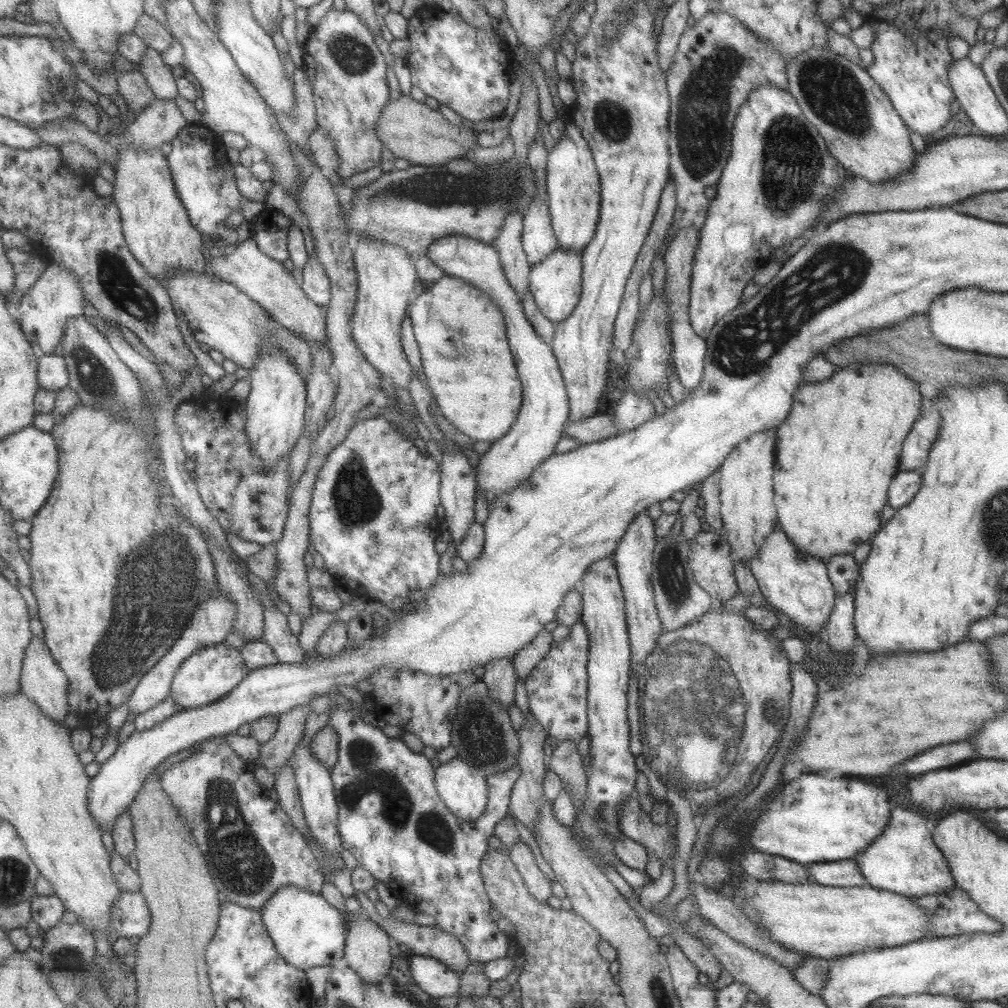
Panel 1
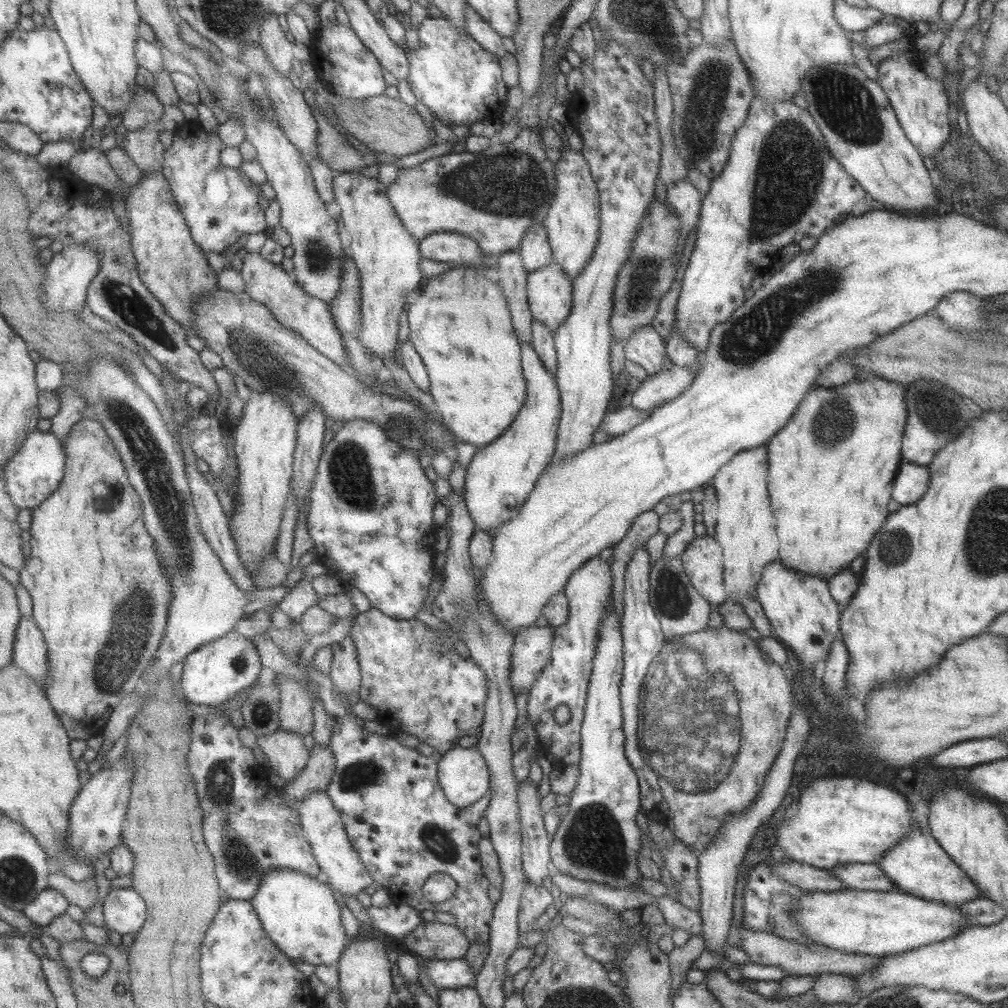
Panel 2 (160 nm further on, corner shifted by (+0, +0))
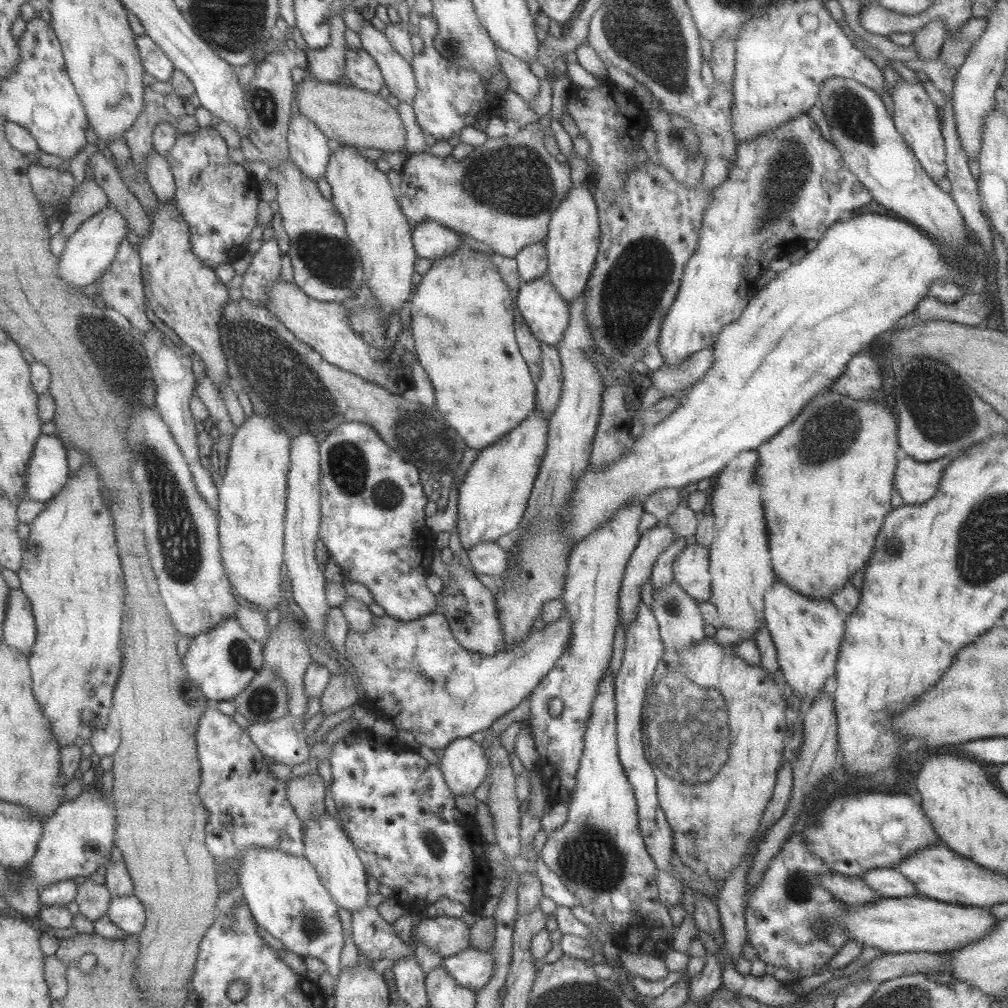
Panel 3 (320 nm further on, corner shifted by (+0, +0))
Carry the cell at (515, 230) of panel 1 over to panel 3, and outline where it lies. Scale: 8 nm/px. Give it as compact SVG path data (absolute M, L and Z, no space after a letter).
M513 298L513 328L514 336L518 345L518 350L527 364L528 370L533 379L539 378L541 375L541 350L539 350L539 342L531 335L529 327L519 311Z

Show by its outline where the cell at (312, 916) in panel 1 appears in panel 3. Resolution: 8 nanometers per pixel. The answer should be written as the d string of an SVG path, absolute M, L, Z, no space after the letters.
M253 848L241 858L240 888L260 927L279 939L301 958L317 957L328 966L333 976L332 995L343 973L341 957L346 945L339 905L320 879L317 868L306 857L293 856L283 850Z

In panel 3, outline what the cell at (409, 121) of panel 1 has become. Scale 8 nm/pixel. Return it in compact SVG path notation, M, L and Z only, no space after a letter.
M311 73L306 74L303 81L296 84L294 93L299 113L309 117L333 143L354 145L361 149L376 148L389 152L405 149L405 126L397 112L397 107L393 107L387 99L383 99L379 94L355 88L346 82L326 83L317 80Z

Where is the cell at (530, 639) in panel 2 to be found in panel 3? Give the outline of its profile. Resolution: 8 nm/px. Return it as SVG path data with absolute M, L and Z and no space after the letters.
M563 606L563 610L557 620L546 623L541 630L537 630L532 627L529 634L522 640L522 642L518 642L516 646L506 648L505 651L501 650L491 656L481 654L480 652L471 652L468 648L461 646L460 643L457 642L455 635L452 633L452 629L448 625L447 619L439 612L426 614L424 617L419 617L410 621L404 621L385 614L383 616L376 617L375 626L373 627L373 630L370 630L369 632L357 632L355 630L350 630L346 642L346 649L348 657L356 666L356 672L359 676L361 689L365 692L365 697L369 698L369 700L371 700L371 704L374 706L375 716L377 718L383 717L385 719L389 719L393 722L393 724L396 724L397 728L410 732L414 736L414 740L419 745L427 746L427 748L430 749L444 749L447 745L451 744L453 740L469 737L473 734L473 732L479 732L489 728L490 724L496 718L505 715L509 709L517 706L517 704L521 702L521 699L527 697L527 694L535 688L535 685L539 684L541 677L544 677L549 670L553 668L555 661L561 656L561 654L563 654L569 637L570 618L565 610L565 606Z

